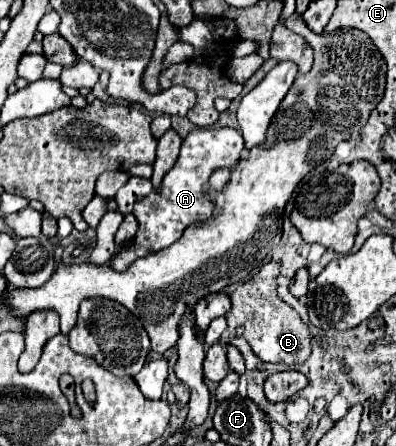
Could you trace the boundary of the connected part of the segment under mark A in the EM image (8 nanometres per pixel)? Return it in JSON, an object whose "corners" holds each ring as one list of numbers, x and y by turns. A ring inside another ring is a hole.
{"corners":[[215,127,215,129,193,129,185,137,181,145,178,159,165,173,161,189,151,191,147,197,135,201,133,215,139,223,137,233,133,237,133,243,129,247,121,247,111,257,111,267,115,271,125,271,133,261,139,257,147,257,149,253,159,251,161,247,171,245,189,225,197,221,209,219,213,215,215,205,212,202,212,195,209,194,209,173,221,167,235,167,243,151,243,137,233,127]]}

